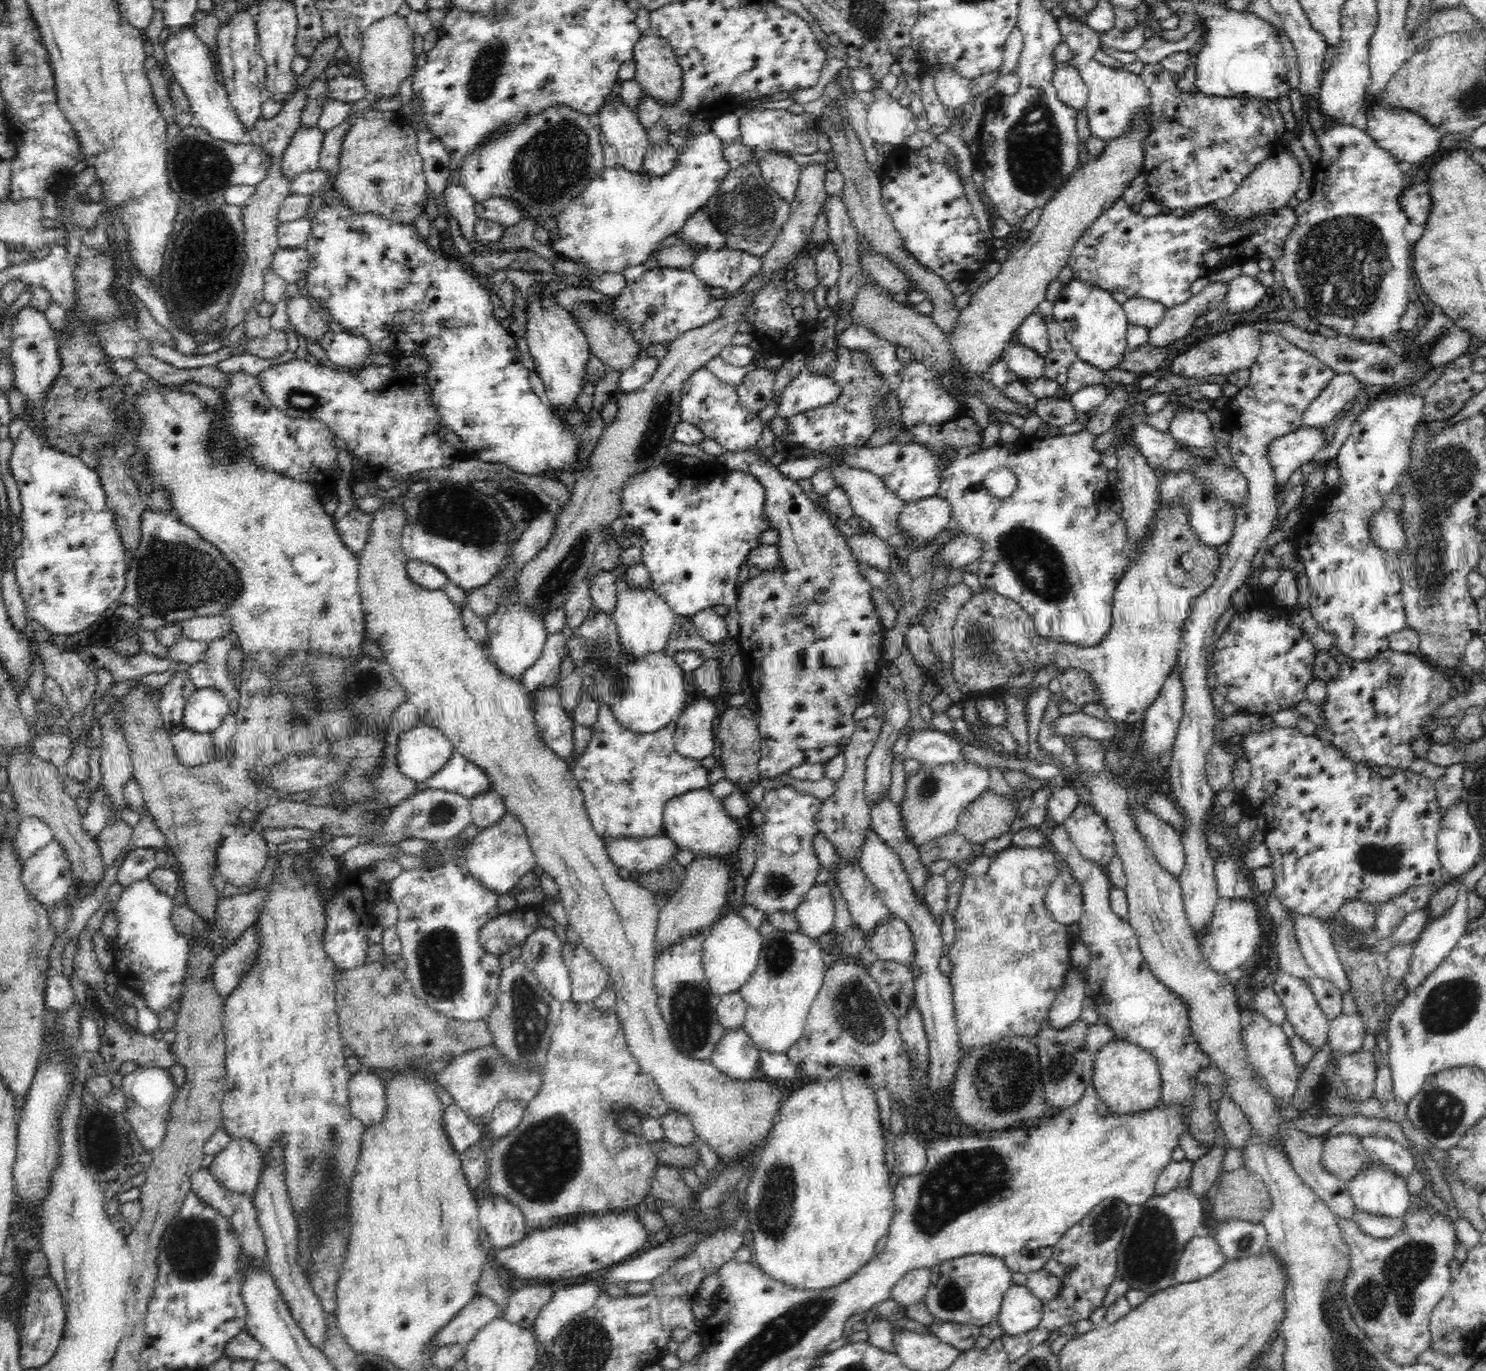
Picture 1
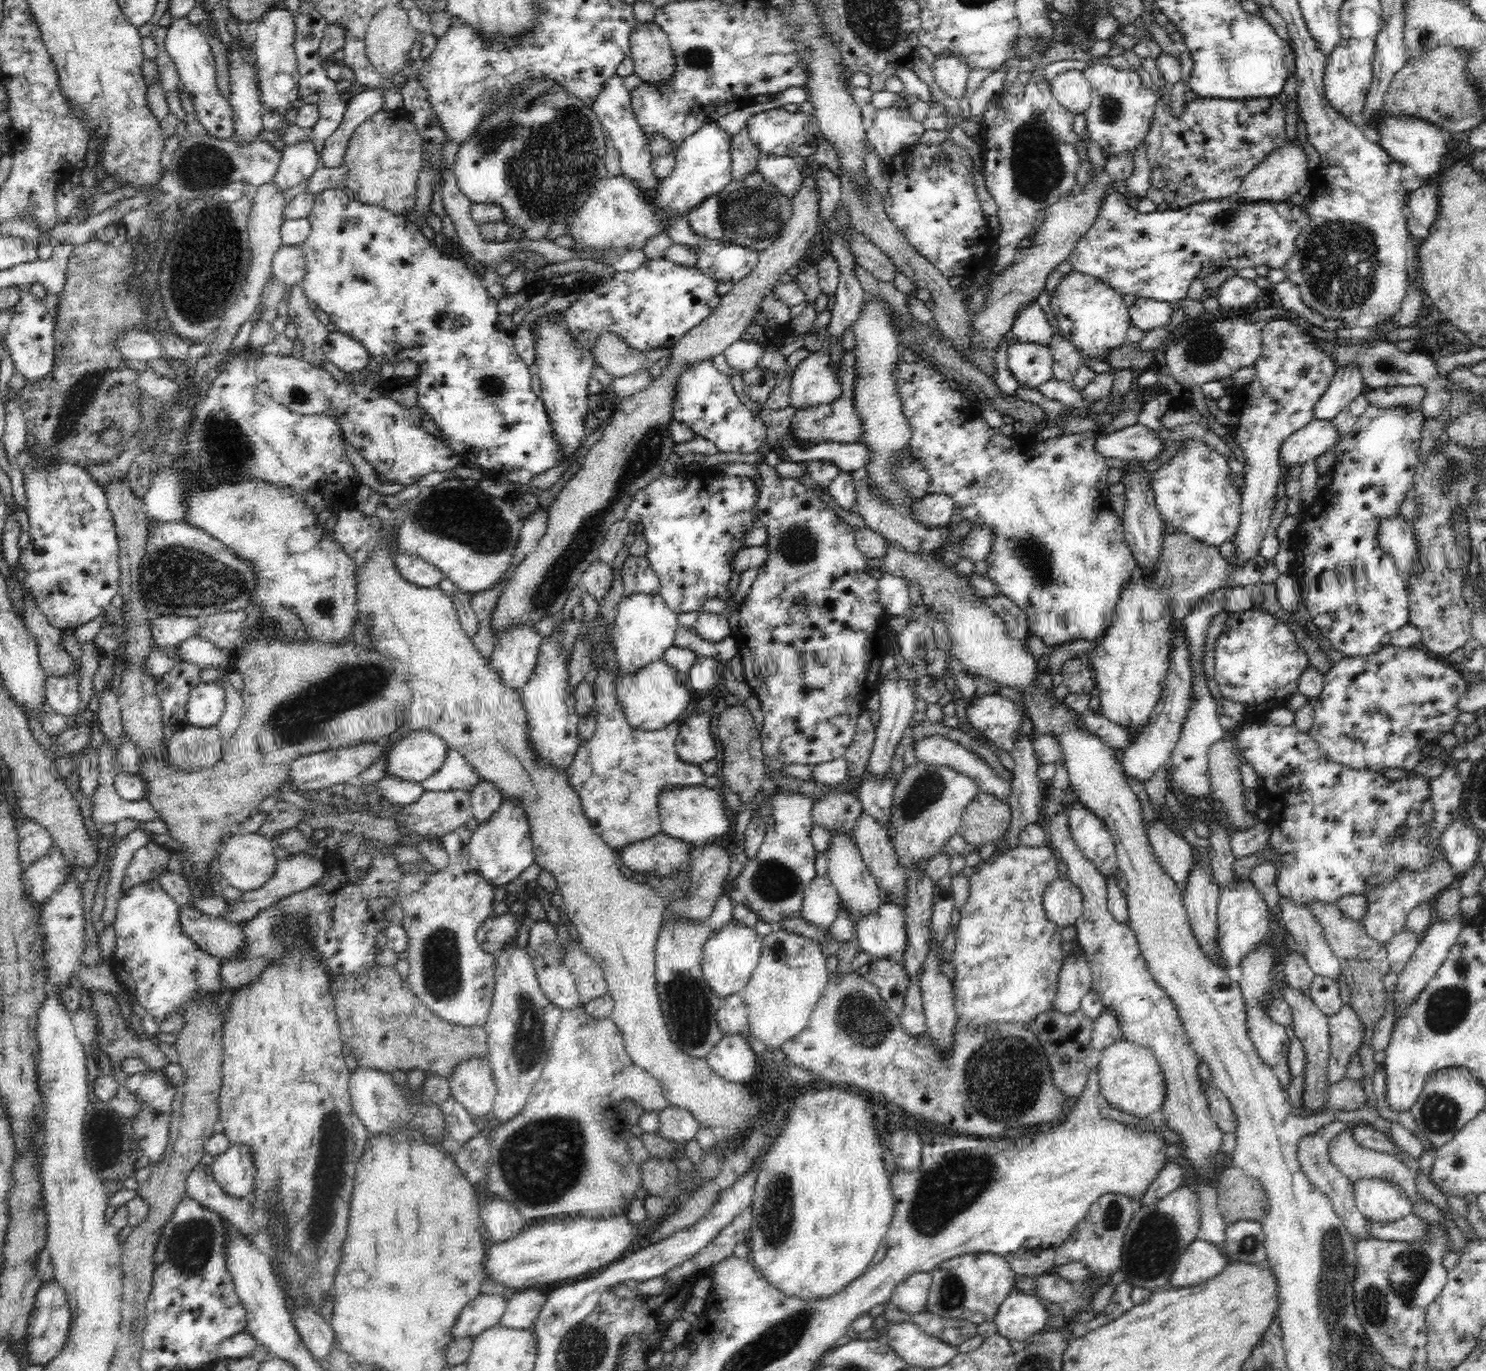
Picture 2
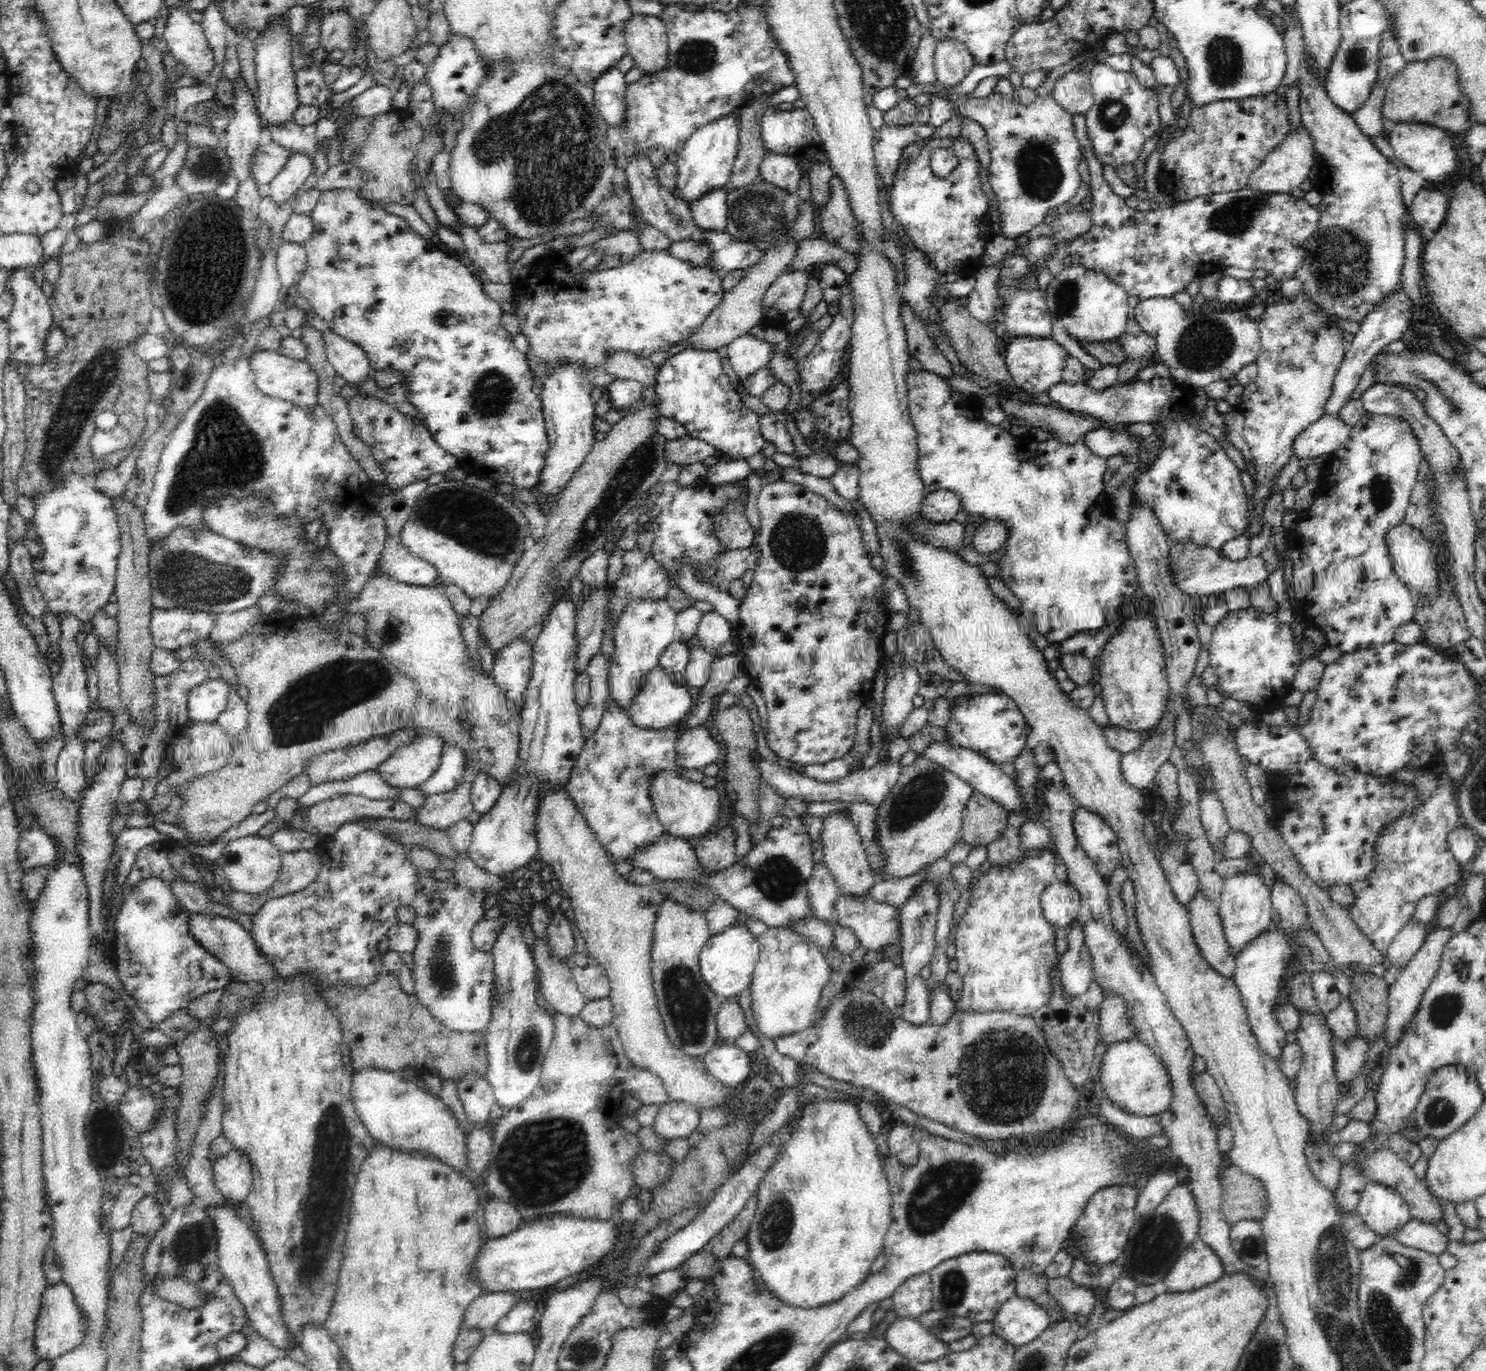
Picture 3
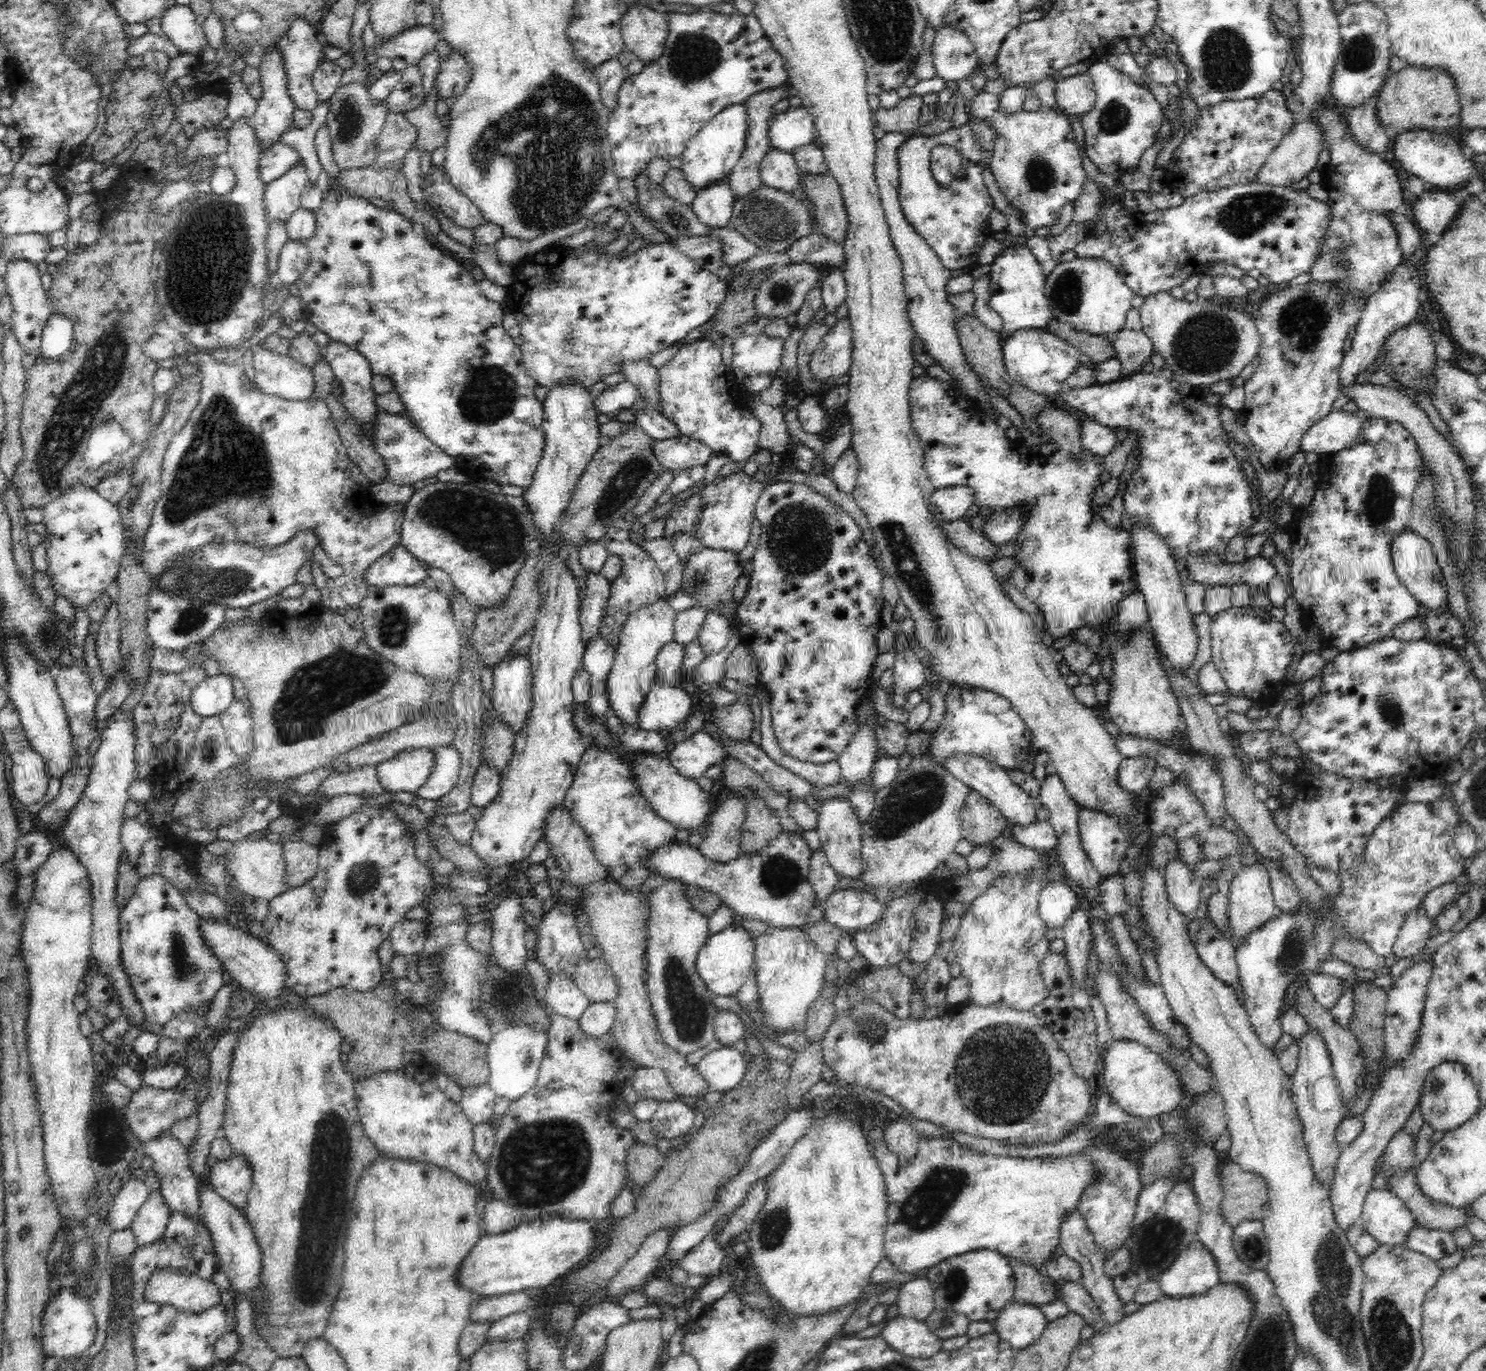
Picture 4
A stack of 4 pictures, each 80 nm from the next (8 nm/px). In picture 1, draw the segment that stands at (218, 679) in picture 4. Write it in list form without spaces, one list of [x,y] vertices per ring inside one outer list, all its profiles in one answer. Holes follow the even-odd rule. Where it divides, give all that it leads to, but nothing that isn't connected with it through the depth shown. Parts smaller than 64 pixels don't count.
[[[196,689],[188,698],[183,712],[183,727],[199,734],[213,734],[230,711],[230,701],[221,690]]]

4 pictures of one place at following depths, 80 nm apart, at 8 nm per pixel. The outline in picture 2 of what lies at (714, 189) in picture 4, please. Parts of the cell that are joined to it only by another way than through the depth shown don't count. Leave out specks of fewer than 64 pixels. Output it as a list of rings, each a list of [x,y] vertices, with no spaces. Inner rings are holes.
[[[718,195],[709,196],[688,214],[688,221],[694,233],[709,240],[724,238],[724,225],[720,221],[722,205]]]

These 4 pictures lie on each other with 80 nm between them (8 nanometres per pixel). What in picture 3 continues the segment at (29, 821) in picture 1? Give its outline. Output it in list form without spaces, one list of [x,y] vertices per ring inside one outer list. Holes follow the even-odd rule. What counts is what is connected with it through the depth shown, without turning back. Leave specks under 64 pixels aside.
[[[31,826],[21,829],[21,837],[18,845],[20,867],[24,871],[40,866],[47,866],[56,858],[56,842],[52,840],[42,826]]]

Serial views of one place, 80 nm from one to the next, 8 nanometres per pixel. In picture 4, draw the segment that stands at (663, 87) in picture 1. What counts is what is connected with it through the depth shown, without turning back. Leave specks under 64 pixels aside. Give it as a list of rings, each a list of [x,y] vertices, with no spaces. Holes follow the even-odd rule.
[[[632,3],[619,20],[625,48],[648,64],[662,56],[669,33],[666,13],[656,12],[646,3]]]

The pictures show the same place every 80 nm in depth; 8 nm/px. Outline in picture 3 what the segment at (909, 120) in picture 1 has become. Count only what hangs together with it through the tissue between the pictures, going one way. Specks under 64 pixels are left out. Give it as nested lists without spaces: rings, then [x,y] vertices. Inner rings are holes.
[[[921,123],[898,127],[884,124],[878,132],[874,130],[875,170],[886,194],[890,194],[894,185],[904,148],[908,144],[932,137],[935,130],[932,126]]]

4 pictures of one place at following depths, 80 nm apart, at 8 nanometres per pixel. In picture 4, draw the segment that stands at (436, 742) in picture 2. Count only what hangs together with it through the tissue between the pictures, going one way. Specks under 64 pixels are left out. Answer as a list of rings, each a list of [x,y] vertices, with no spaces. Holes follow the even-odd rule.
[[[435,748],[402,750],[396,756],[377,764],[379,785],[388,792],[416,793],[432,772],[434,751]]]

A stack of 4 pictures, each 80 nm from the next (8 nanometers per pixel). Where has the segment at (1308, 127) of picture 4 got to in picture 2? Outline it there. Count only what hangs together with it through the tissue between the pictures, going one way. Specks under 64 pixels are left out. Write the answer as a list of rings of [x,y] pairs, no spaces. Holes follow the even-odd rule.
[[[1300,140],[1284,142],[1264,159],[1254,171],[1251,171],[1242,182],[1238,190],[1238,197],[1242,201],[1274,201],[1282,202],[1290,198],[1291,194],[1298,192],[1308,182],[1314,181],[1317,175],[1308,169],[1308,156]]]

